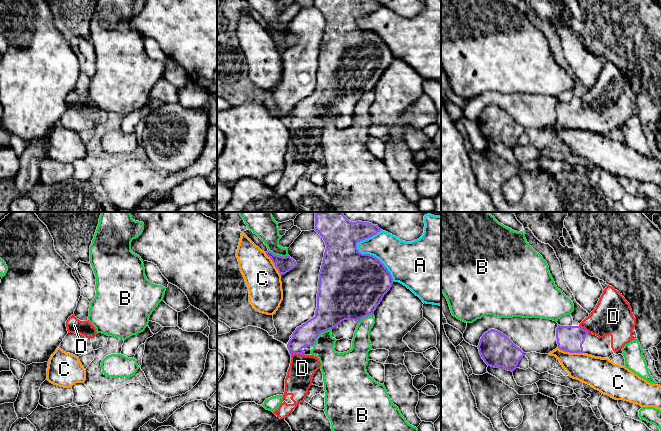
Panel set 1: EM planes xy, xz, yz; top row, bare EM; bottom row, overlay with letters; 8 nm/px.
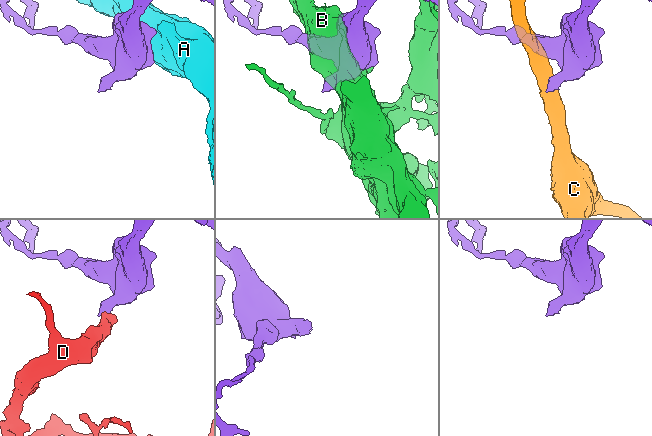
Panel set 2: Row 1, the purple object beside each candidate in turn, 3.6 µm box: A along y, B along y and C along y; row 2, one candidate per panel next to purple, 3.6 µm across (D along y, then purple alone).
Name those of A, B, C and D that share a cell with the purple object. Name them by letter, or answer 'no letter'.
D

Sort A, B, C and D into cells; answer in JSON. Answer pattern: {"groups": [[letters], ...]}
{"groups": [["A"], ["B"], ["C"], ["D"]]}

